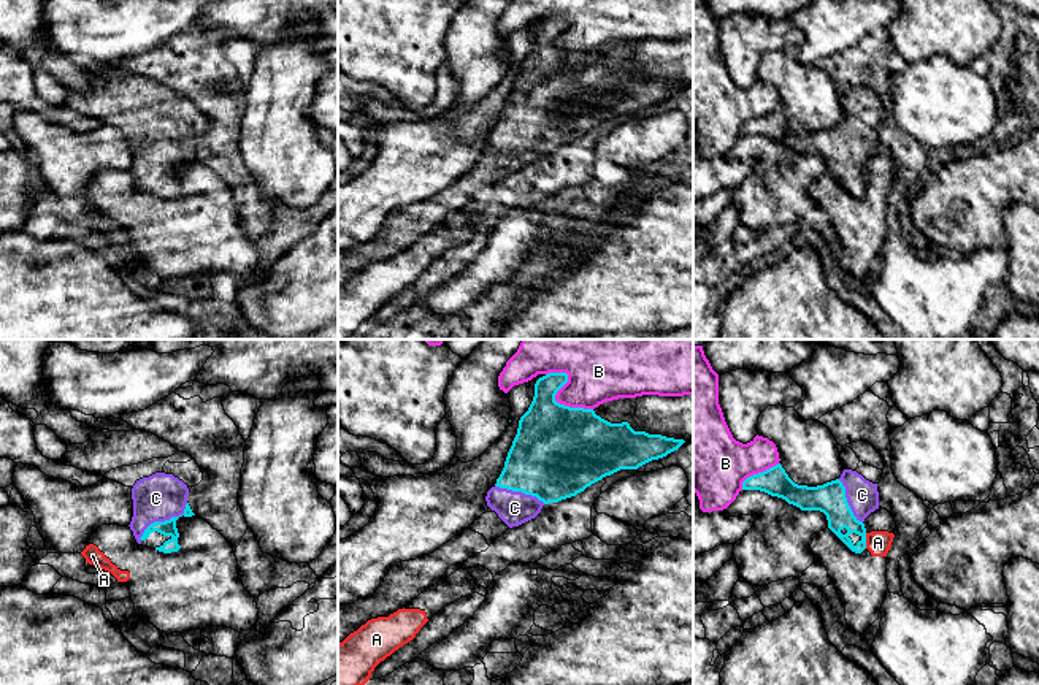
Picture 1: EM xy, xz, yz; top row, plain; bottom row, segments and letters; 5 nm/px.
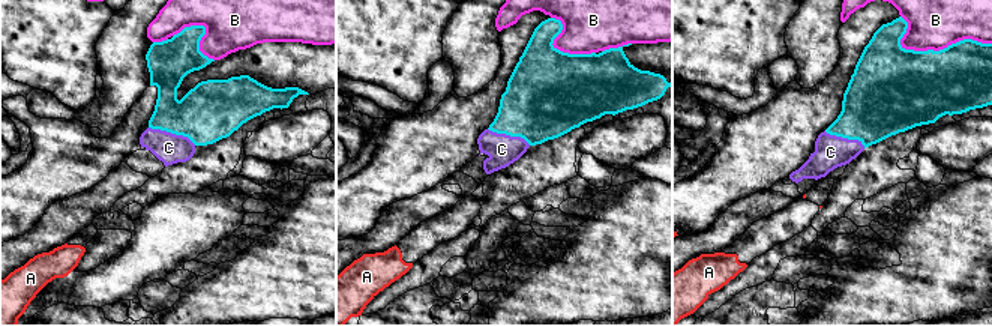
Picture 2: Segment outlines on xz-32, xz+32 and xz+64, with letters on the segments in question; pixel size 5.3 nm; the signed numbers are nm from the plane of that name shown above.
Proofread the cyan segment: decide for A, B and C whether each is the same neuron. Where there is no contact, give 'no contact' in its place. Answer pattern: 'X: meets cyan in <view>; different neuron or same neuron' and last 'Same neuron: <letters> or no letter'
A: meets cyan in yz; different neuron
B: meets cyan in xz; different neuron
C: meets cyan in xy; same neuron
Same neuron: C

